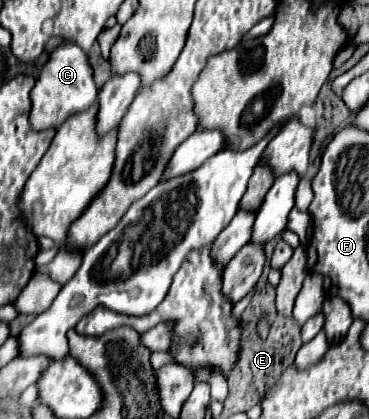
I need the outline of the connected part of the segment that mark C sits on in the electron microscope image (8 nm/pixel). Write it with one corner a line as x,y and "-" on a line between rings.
63,42
55,50
51,50
47,64
43,66
35,88
31,90
31,126
35,130
59,128
69,116
75,112
87,110
97,100
97,88
93,82
93,68
89,64
89,56
77,48
73,42

